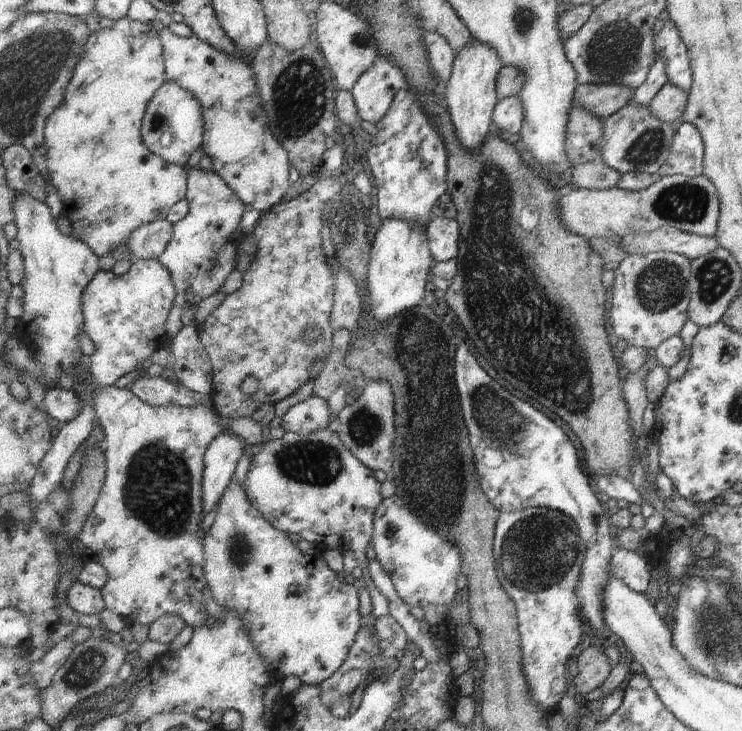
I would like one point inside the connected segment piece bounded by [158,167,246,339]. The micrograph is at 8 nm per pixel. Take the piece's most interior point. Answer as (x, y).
(202, 254)

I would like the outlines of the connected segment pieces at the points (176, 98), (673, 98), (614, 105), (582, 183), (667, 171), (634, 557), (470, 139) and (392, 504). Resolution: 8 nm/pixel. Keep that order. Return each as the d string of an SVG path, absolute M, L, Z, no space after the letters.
M168 80L149 104L142 135L144 144L157 156L173 165L186 167L195 150L201 149L204 144L205 120L199 100L193 96L193 92L181 88L173 80Z
M666 83L659 88L659 91L653 96L647 108L653 116L661 122L676 123L680 118L685 104L687 104L688 94L675 88L673 84Z
M580 84L576 90L577 106L591 110L603 121L633 101L633 89L619 84Z
M603 161L577 164L572 169L568 181L574 189L611 190L617 187L621 174L609 168Z
M683 122L676 125L675 130L668 159L657 172L659 178L671 175L701 176L704 148L696 126Z
M618 547L612 557L612 573L635 593L644 593L649 579L649 564L636 553Z
M477 39L456 54L453 76L449 83L443 86L443 90L446 107L455 126L455 134L467 150L481 150L485 138L491 134L489 130L494 123L495 108L499 104L497 80L503 68L499 54L489 44L483 44Z
M392 496L380 505L374 518L372 544L375 559L391 576L395 589L407 605L450 607L459 597L457 578L462 574L459 548L421 520L403 498Z

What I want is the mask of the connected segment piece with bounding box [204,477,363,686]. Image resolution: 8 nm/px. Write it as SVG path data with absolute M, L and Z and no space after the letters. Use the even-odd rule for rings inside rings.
M235 477L225 495L220 499L216 517L204 539L204 574L215 602L223 608L239 612L249 626L249 636L257 652L269 662L278 677L297 676L302 684L325 683L332 678L348 660L357 634L362 628L359 612L359 590L331 590L337 584L337 574L327 570L323 574L315 558L299 550L289 534L273 528L248 498L243 485Z

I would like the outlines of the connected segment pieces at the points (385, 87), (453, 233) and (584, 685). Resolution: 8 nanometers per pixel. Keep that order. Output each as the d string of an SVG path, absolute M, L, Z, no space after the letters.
M377 54L373 66L357 80L351 90L360 118L377 125L388 115L395 96L409 87L401 66L385 54Z
M433 217L428 224L427 238L429 238L431 256L436 261L453 260L459 254L459 244L461 244L459 221Z
M604 644L591 645L579 654L576 664L577 675L573 685L577 693L587 694L601 686L609 679L612 666L605 656Z

